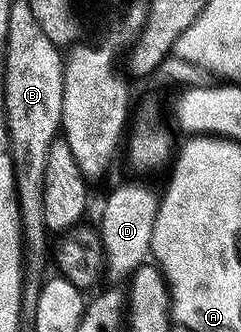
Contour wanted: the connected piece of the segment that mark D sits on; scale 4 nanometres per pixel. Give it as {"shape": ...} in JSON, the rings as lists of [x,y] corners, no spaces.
{"shape":[[[125,184],[108,198],[99,233],[106,254],[107,276],[115,281],[112,283],[128,281],[150,259],[160,201],[160,197],[157,194],[155,196],[151,189],[139,184]]]}

